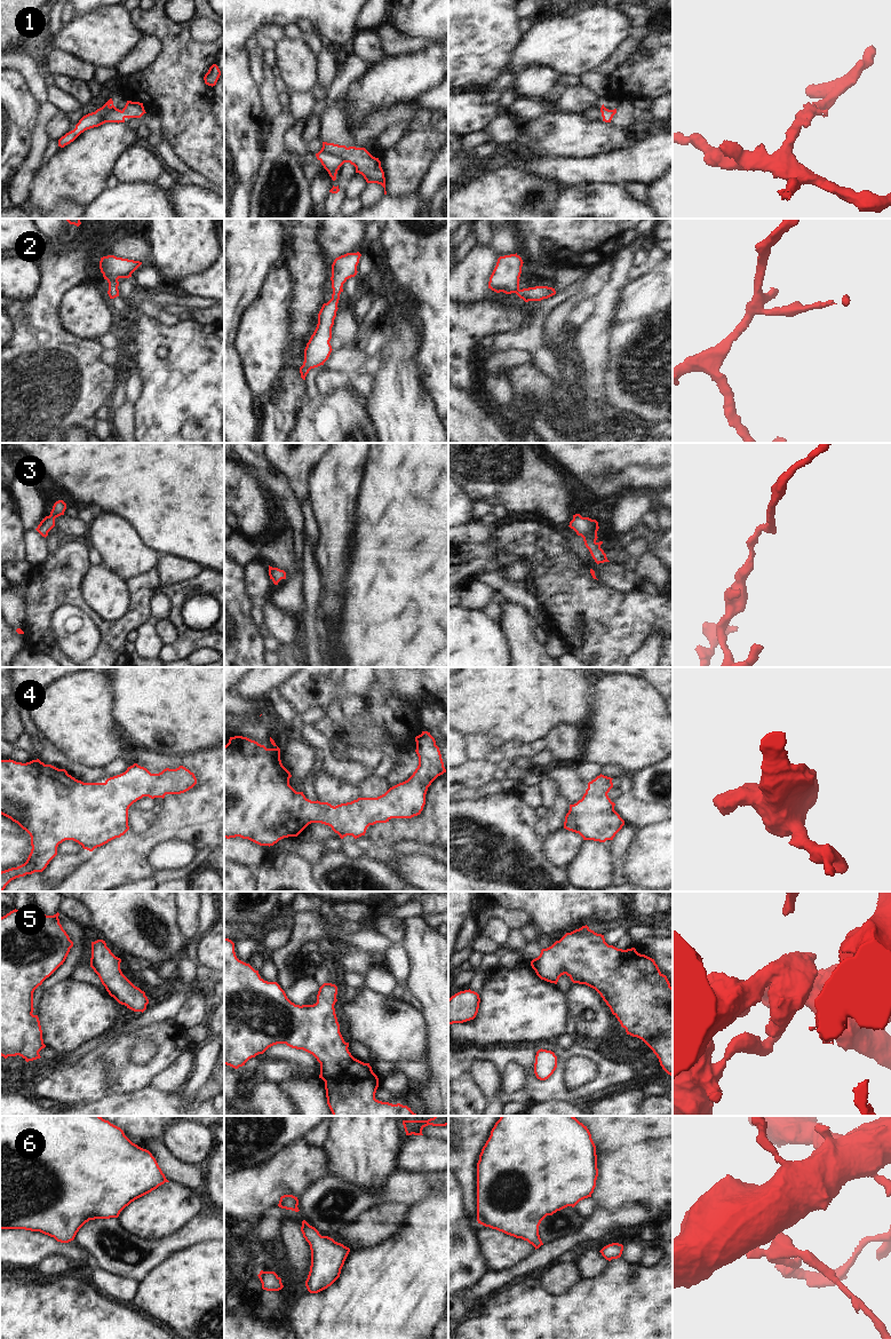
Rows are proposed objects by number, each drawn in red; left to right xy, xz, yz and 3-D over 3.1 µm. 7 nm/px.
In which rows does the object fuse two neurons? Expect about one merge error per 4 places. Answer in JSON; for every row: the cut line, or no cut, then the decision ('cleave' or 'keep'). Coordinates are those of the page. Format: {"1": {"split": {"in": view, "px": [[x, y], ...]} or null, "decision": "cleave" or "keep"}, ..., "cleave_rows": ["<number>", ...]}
{"1": {"split": null, "decision": "keep"}, "2": {"split": null, "decision": "keep"}, "3": {"split": null, "decision": "keep"}, "4": {"split": null, "decision": "keep"}, "5": {"split": null, "decision": "keep"}, "6": {"split": null, "decision": "keep"}, "cleave_rows": []}

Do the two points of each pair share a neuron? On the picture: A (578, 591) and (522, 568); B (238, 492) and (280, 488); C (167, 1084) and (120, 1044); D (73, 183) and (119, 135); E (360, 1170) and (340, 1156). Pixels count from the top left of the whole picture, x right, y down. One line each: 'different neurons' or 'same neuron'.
A: different neurons
B: different neurons
C: different neurons
D: same neuron
E: same neuron

